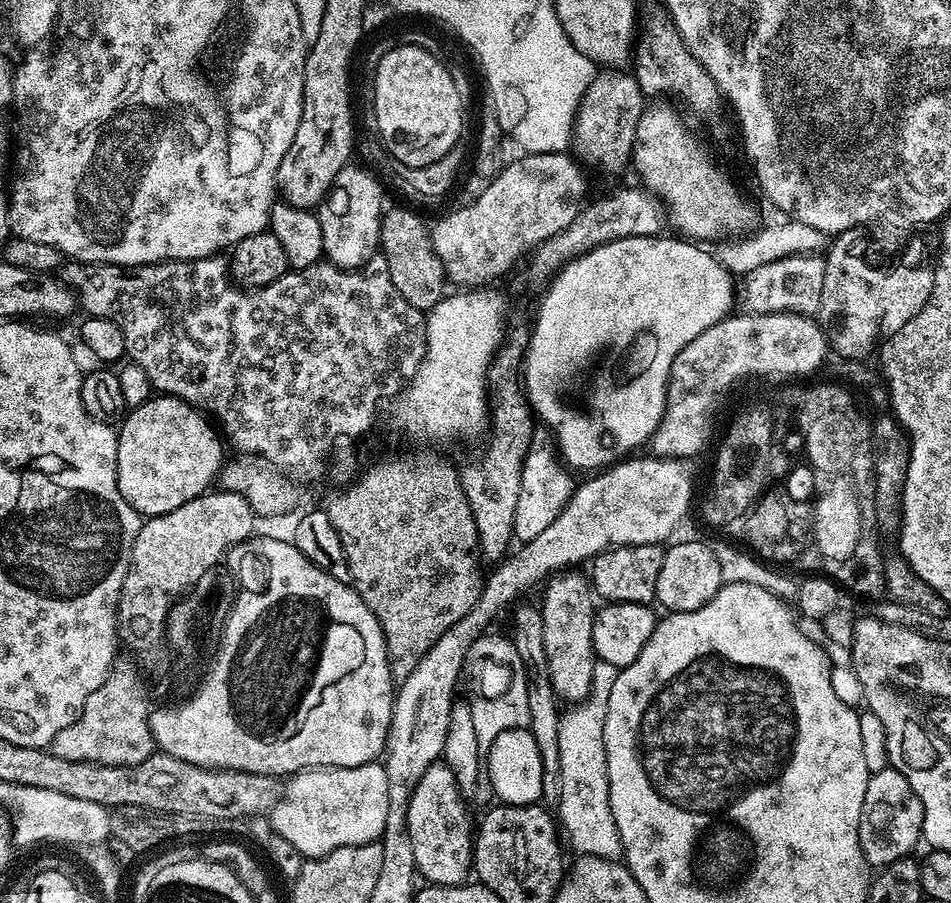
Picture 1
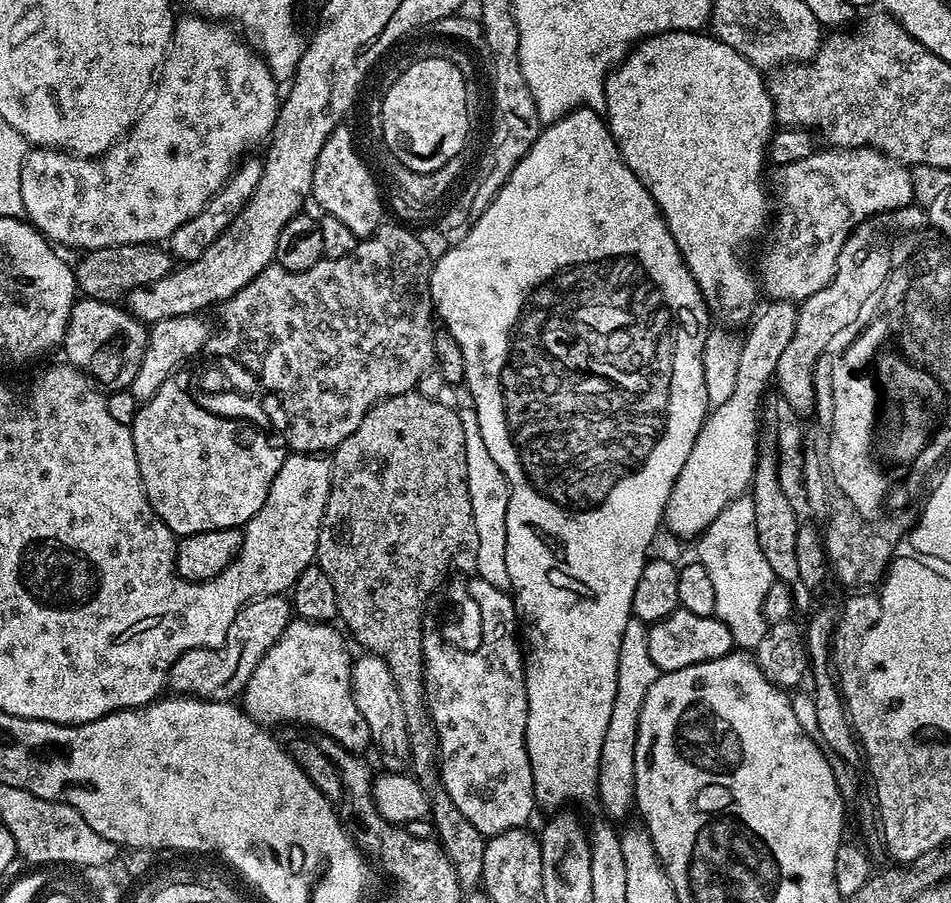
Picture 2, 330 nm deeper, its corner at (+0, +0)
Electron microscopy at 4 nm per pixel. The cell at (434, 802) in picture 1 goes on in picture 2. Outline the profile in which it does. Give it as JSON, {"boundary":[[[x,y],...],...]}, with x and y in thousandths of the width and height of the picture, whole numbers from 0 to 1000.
{"boundary":[[[375,725],[370,732],[370,767],[376,791],[385,795],[391,824],[400,832],[403,849],[410,855],[425,855],[433,839],[431,817],[427,786],[423,786],[423,773],[419,773],[419,760],[414,760],[414,746],[410,746],[410,738],[406,738],[406,733],[396,726]]]}

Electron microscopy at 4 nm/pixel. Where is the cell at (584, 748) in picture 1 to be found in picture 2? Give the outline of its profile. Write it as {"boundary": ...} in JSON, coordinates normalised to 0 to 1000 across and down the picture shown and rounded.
{"boundary":[[[668,684],[658,689],[658,698],[654,702],[654,715],[650,720],[650,764],[646,769],[646,786],[641,786],[641,804],[637,804],[637,817],[633,817],[633,835],[629,848],[629,866],[627,879],[629,890],[645,909],[652,908],[660,898],[666,898],[669,889],[669,863],[667,862],[667,826],[671,817],[671,795],[675,791],[675,777],[679,777],[679,769],[683,760],[695,749],[693,740],[688,738],[688,729],[683,729],[681,714],[682,692]]]}

